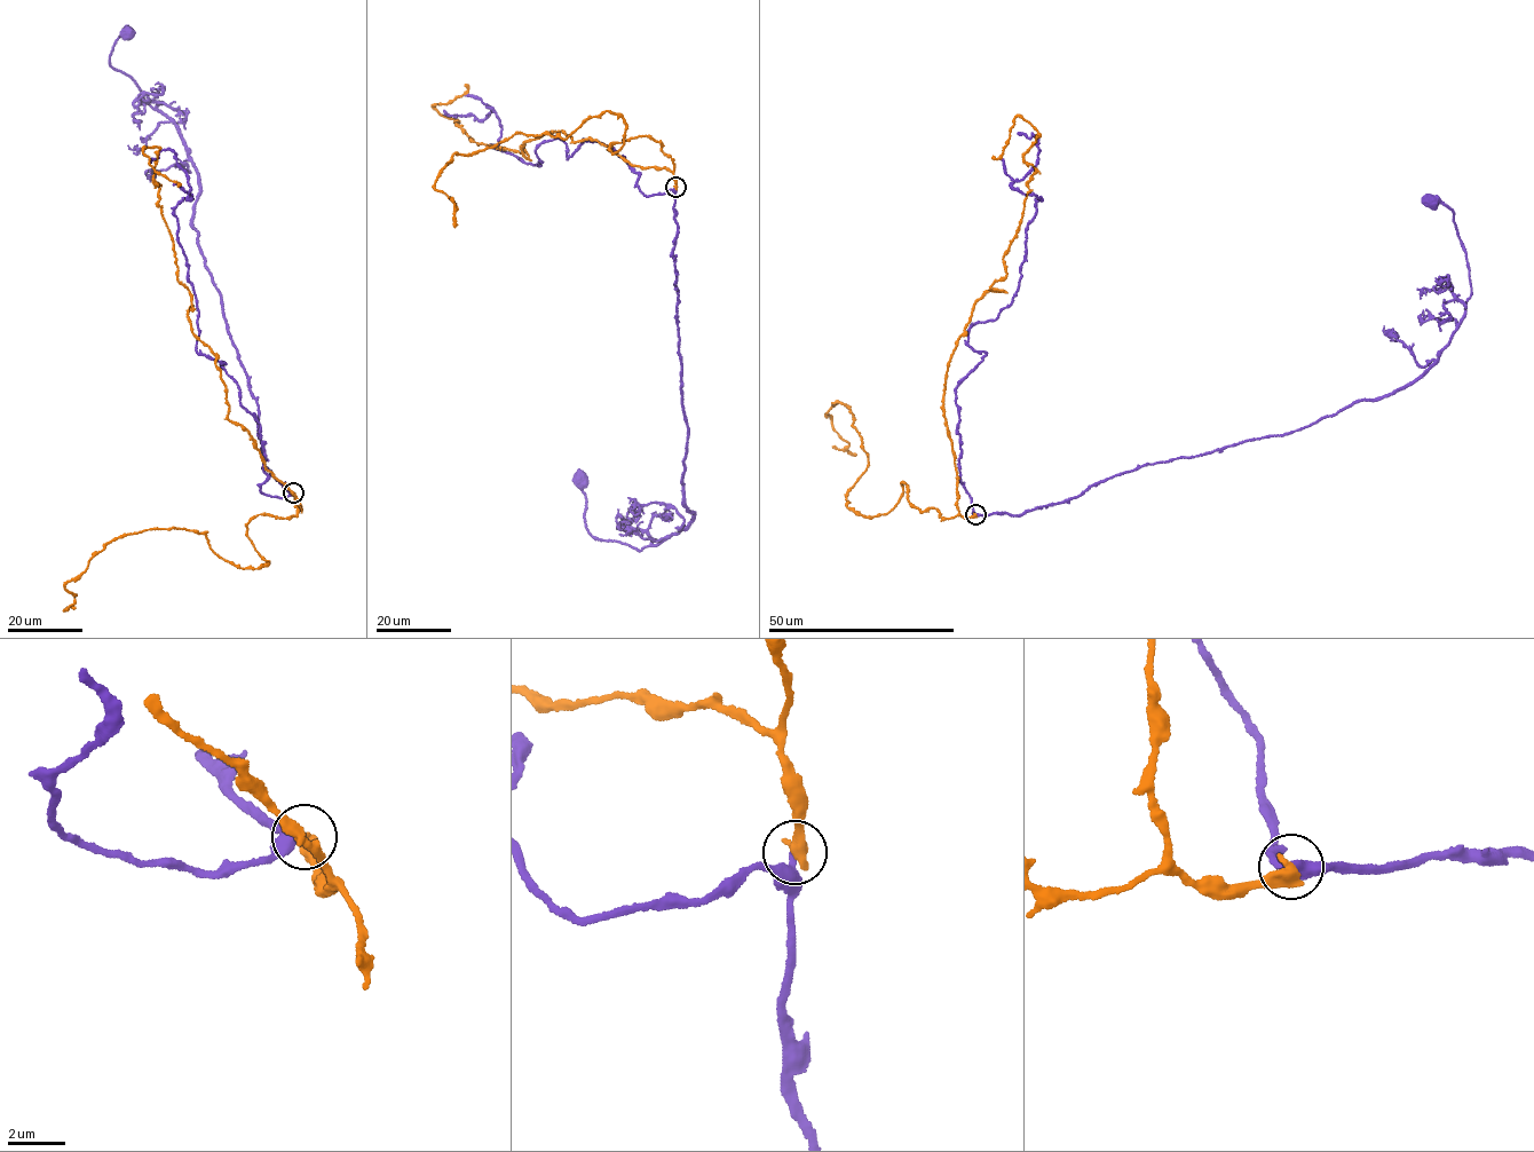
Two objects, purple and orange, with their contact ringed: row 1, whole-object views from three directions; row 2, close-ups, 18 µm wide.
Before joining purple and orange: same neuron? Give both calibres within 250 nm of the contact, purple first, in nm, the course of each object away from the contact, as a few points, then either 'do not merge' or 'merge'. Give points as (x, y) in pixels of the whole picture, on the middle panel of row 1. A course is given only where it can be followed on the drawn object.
calibres 420 and 550 nm; course purple (674, 187), (675, 318), (687, 427), (681, 482), (693, 518), (638, 551), (598, 539), (586, 528), (579, 479); course orange (674, 187), (667, 168), (562, 129), (524, 142), (527, 158), (523, 144), (472, 141), (433, 105), (465, 84); do not merge

